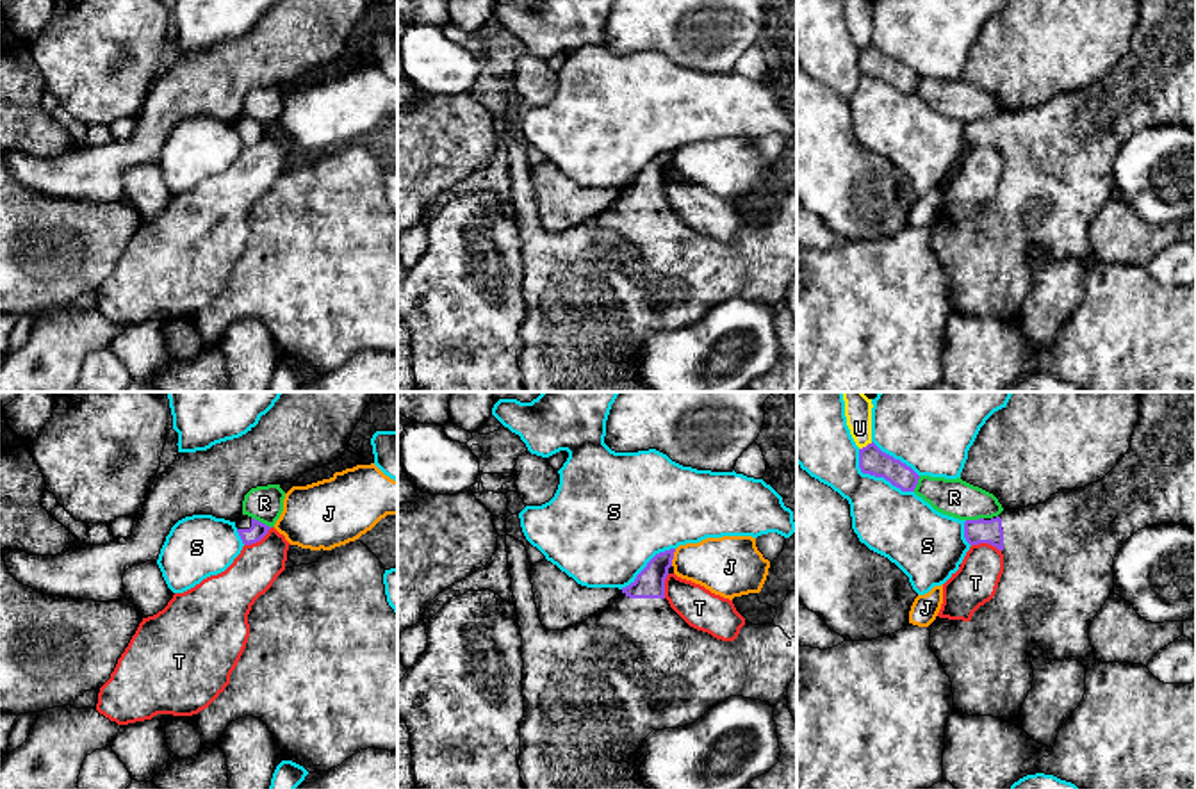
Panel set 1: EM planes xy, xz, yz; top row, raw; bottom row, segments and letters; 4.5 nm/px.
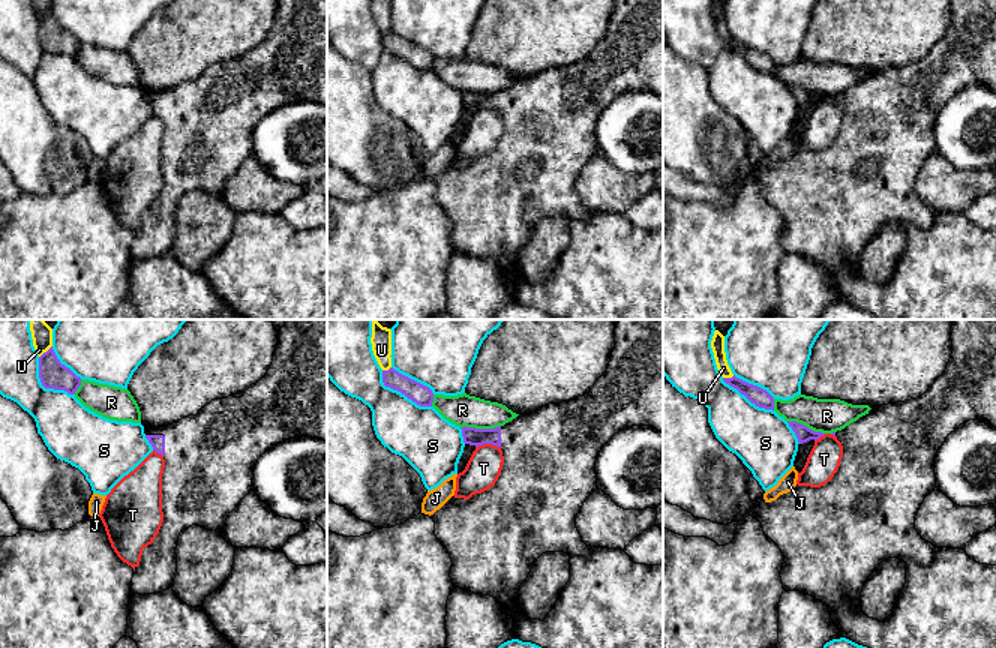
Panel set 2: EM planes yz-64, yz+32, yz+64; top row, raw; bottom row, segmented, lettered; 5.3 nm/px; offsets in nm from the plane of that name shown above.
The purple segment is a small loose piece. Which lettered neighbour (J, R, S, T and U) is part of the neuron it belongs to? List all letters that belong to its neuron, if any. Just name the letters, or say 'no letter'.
no letter

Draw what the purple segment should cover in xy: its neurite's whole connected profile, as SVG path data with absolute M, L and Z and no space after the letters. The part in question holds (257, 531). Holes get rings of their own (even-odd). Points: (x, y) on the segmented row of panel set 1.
M241 515L241 518L235 522L235 527L244 545L260 541L271 529L269 525L248 515Z

